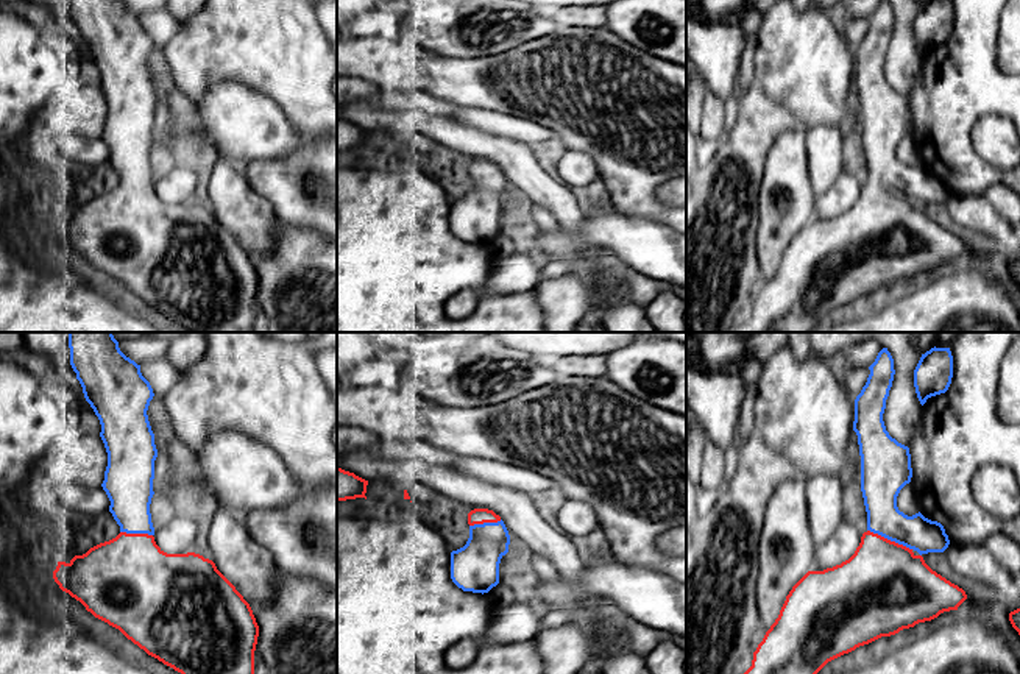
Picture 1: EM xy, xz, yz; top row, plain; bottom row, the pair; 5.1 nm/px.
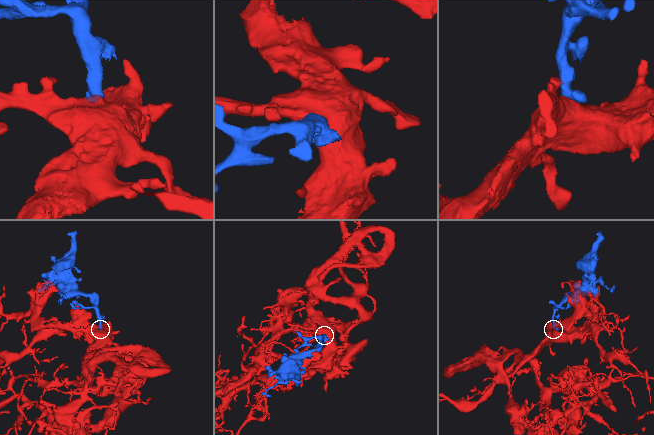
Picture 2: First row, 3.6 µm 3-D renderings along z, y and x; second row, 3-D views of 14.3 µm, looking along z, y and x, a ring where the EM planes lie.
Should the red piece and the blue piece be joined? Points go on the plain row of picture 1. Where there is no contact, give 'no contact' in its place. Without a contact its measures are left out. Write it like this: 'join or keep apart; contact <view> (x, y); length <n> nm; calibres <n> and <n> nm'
join; contact yz (889, 191); length 260 nm; calibres 460 and 180 nm

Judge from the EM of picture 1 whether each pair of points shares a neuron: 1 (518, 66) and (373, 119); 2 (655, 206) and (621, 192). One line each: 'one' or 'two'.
1: two
2: one

